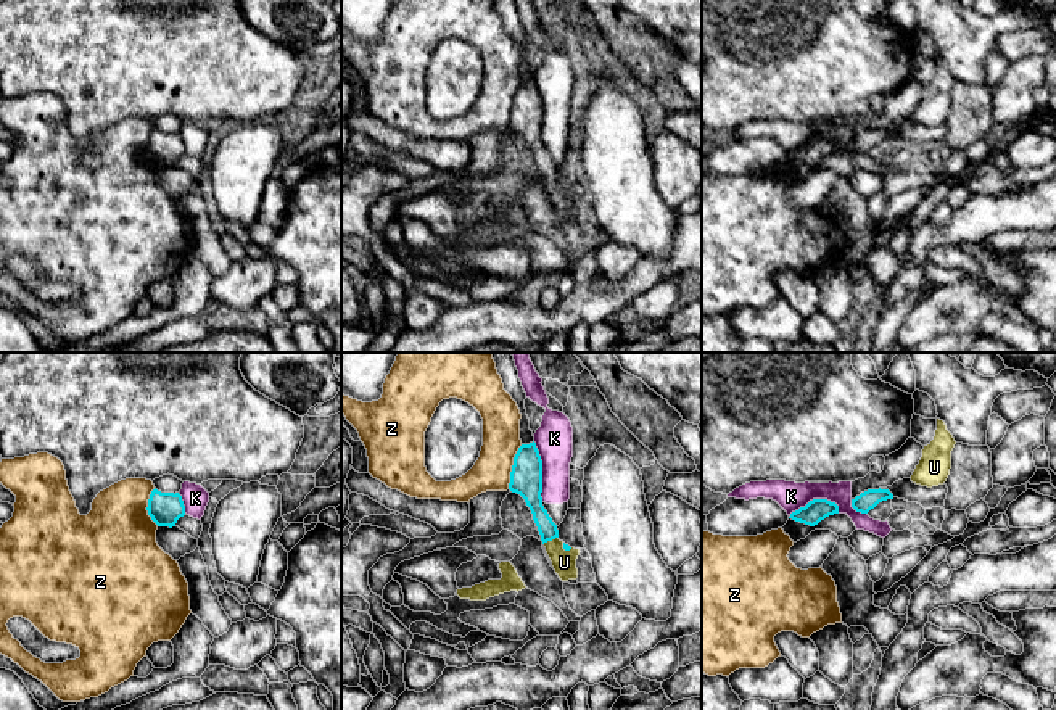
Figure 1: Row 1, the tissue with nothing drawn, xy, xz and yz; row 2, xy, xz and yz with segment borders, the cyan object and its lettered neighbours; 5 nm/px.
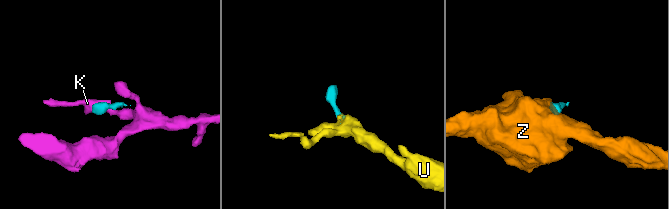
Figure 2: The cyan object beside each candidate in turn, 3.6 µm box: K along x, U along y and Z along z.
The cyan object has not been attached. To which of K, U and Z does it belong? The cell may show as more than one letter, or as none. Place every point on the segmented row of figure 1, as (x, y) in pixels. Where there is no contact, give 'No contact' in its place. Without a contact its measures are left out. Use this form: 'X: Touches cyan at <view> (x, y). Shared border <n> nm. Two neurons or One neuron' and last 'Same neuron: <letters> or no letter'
K: Touches cyan at xz (541, 472). Shared border 300 nm. Two neurons
U: Touches cyan at xz (549, 540). Shared border 90 nm. One neuron
Z: Touches cyan at xz (512, 467). Shared border 240 nm. Two neurons
Same neuron: U

